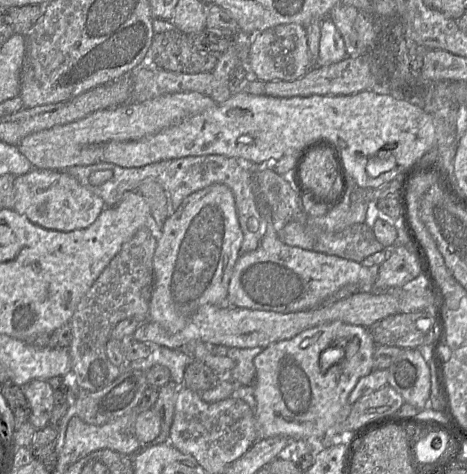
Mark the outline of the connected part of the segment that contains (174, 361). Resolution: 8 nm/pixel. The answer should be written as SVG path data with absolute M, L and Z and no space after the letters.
M154 346L146 358L131 362L130 368L145 373L155 365L162 365L170 371L171 381L183 386L185 369L193 360L194 358L187 351Z

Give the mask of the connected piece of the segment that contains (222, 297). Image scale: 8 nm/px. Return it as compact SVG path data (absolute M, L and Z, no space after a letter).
M212 184L197 192L187 196L176 210L169 215L164 221L158 235L157 244L153 256L153 290L149 302L148 319L151 322L157 323L170 332L177 332L185 327L191 317L205 305L231 306L227 304L228 289L231 276L235 264L240 256L240 247L243 242L243 232L240 228L237 209L235 205L234 194L231 189L224 184Z

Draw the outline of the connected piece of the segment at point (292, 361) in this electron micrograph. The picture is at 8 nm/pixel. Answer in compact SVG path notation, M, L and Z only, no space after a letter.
M334 321L307 329L289 340L267 346L254 358L257 373L255 416L257 439L286 436L293 440L323 437L326 431L349 415L349 395L358 380L374 370L375 342L368 328Z

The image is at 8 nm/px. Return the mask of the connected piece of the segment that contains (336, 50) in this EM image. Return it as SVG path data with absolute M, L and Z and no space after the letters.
M330 18L322 20L320 31L318 65L338 63L349 57L345 42Z

